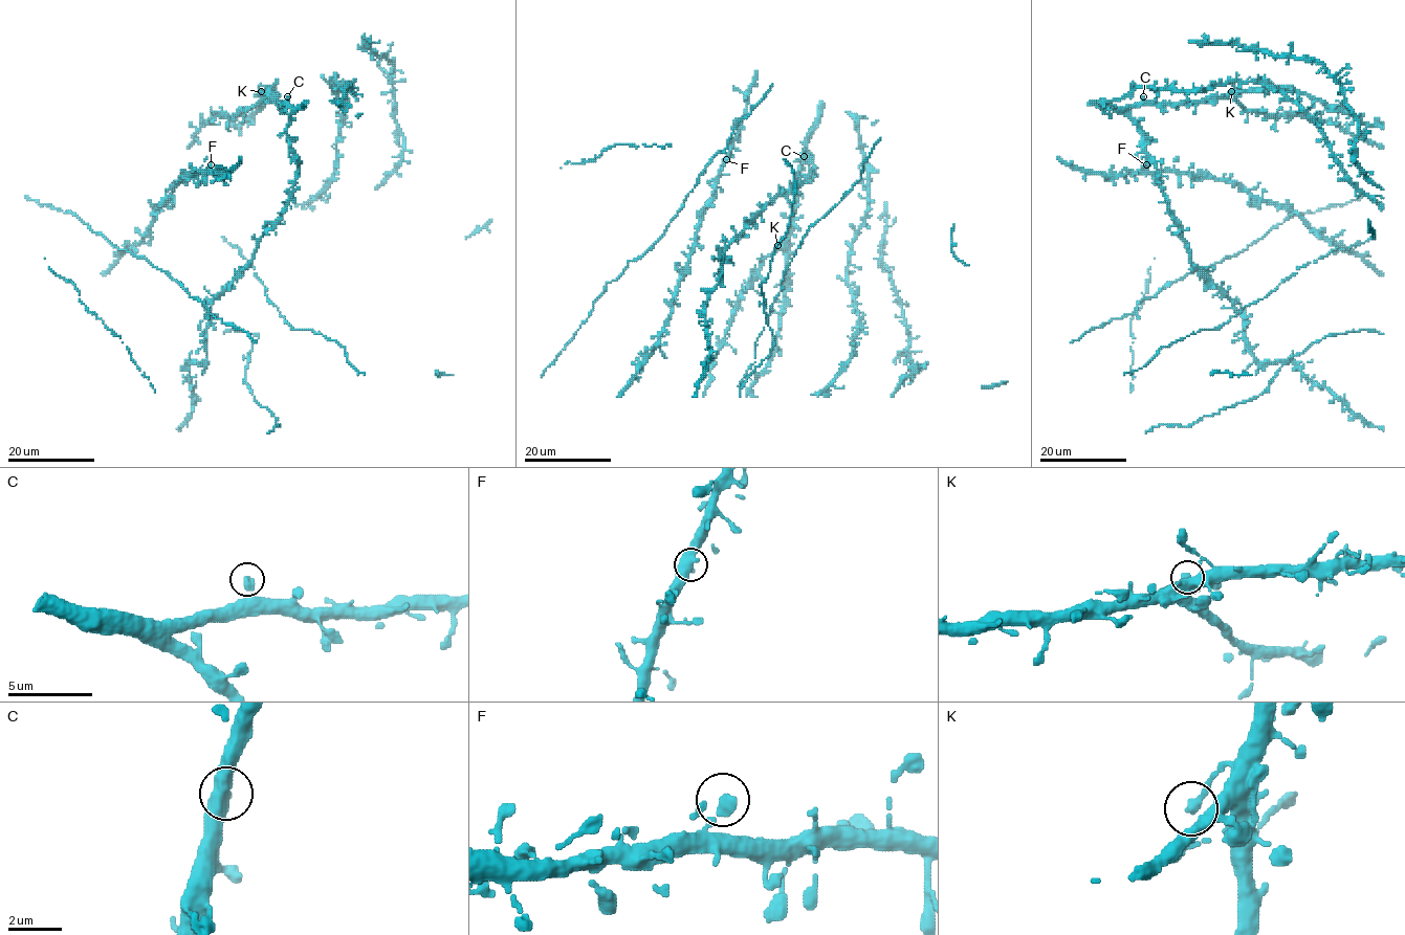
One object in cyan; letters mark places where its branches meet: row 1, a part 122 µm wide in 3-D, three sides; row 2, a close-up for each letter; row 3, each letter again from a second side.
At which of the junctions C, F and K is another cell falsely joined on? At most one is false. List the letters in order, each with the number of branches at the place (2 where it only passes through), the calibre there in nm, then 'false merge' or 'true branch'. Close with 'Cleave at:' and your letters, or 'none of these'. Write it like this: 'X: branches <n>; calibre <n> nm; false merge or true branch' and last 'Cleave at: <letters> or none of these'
C: branches 1; calibre 400 nm; true branch
F: branches 1; calibre 400 nm; true branch
K: branches 1; calibre 400 nm; true branch
Cleave at: none of these

